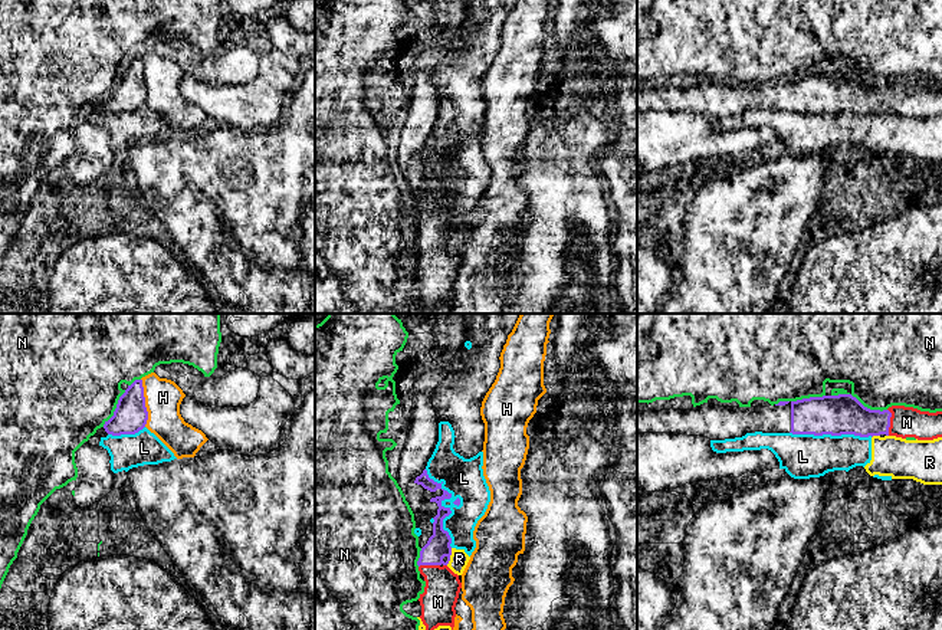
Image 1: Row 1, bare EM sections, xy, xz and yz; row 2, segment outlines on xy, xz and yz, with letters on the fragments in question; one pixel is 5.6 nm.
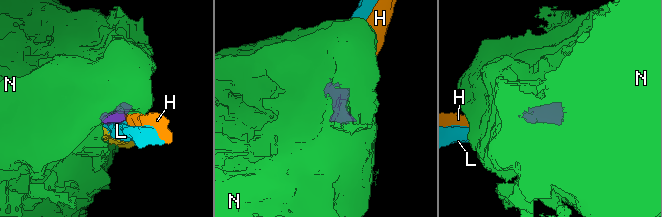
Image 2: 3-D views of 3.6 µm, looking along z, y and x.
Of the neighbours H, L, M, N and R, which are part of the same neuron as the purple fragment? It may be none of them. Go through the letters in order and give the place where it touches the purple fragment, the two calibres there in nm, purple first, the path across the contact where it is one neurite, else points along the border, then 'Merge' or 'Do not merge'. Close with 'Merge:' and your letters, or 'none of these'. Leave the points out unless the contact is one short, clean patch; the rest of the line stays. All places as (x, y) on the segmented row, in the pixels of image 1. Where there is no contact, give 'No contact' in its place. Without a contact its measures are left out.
H: Touches purple at xy (144, 403). Thickness 190 nm (purple) against 200 nm. Do not merge
L: Touches purple at xz (443, 507). Thickness 140 nm (purple) against 220 nm. Do not merge
M: Touches purple at yz (889, 422). Thickness 220 nm (purple) against 180 nm. Merge
N: Touches purple at yz (857, 400). Thickness 220 nm (purple) against 460 nm. Do not merge
R: Touches purple at xz (449, 557). Thickness 140 nm (purple) against 100 nm. Boundary: xz (452, 548), (446, 564). Do not merge
Merge: M

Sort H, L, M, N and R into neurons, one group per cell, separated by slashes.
H / L R / M / N

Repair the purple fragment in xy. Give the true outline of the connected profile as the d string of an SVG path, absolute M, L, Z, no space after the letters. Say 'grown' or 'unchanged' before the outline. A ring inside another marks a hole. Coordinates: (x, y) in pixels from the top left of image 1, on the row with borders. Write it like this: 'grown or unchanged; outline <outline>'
unchanged; outline M135 380L119 397L114 416L105 421L108 434L135 434L142 430L148 420L142 380Z

